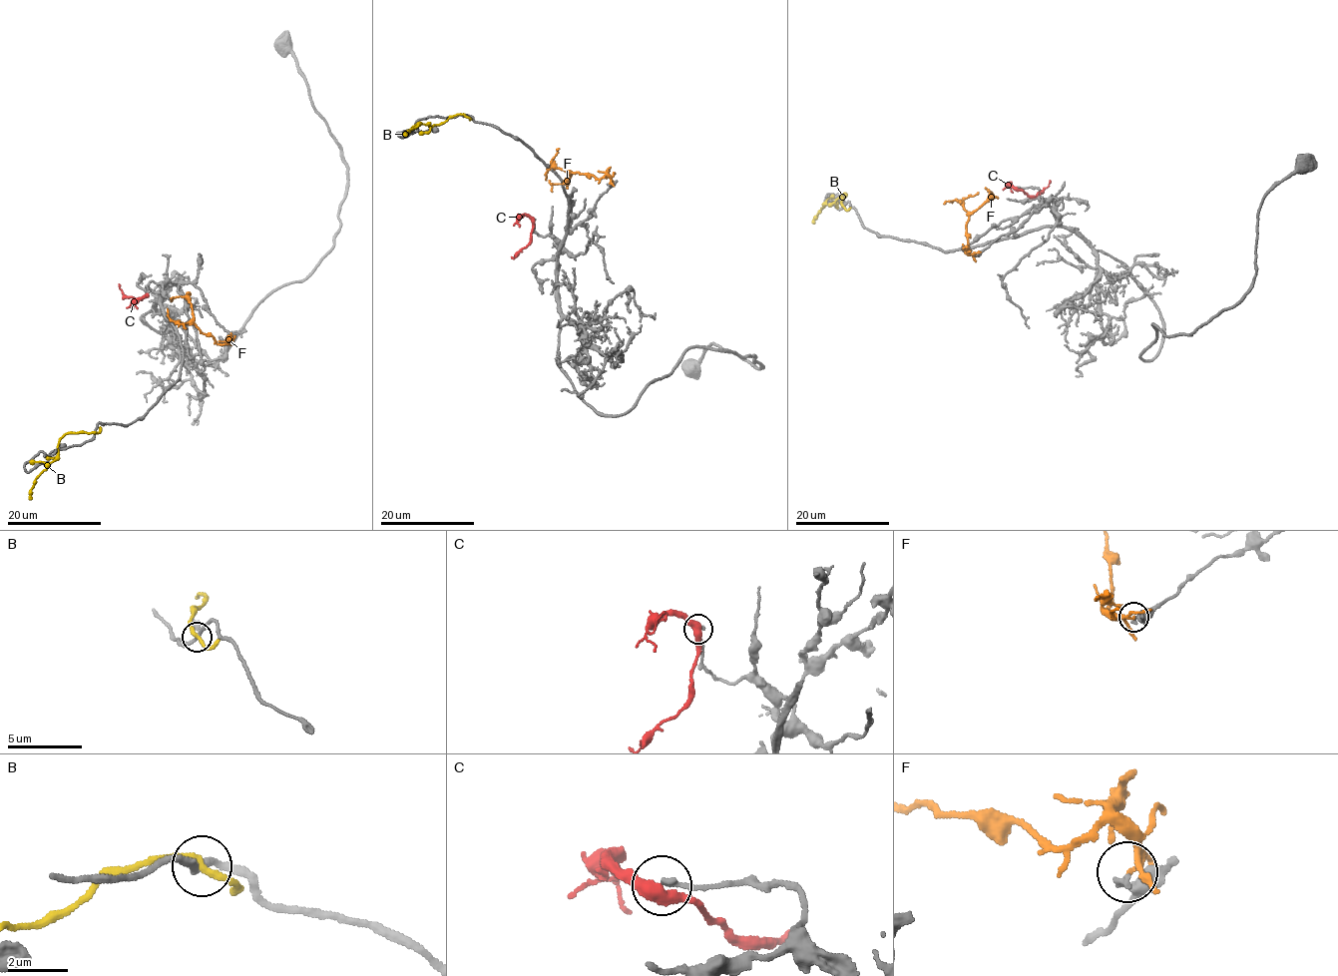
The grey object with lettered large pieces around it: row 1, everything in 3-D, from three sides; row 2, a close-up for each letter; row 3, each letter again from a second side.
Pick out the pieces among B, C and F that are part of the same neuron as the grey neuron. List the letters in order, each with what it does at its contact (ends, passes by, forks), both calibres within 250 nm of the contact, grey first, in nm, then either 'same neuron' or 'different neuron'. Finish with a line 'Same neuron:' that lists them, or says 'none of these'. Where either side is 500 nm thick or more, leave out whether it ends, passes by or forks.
B: it passes by | 220/240 nm | different neuron
C: it passes by | 200/440 nm | same neuron
F: it passes by | 180/110 nm | different neuron
Same neuron: C

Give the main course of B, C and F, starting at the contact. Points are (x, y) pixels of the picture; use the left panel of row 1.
B: (95, 432), (64, 435), (58, 445), (58, 453), (37, 478), (30, 499)
C: (147, 293), (136, 298), (124, 295), (119, 283)
F: (226, 339), (229, 340), (218, 343), (199, 328), (194, 320), (192, 305), (183, 296), (172, 300)

